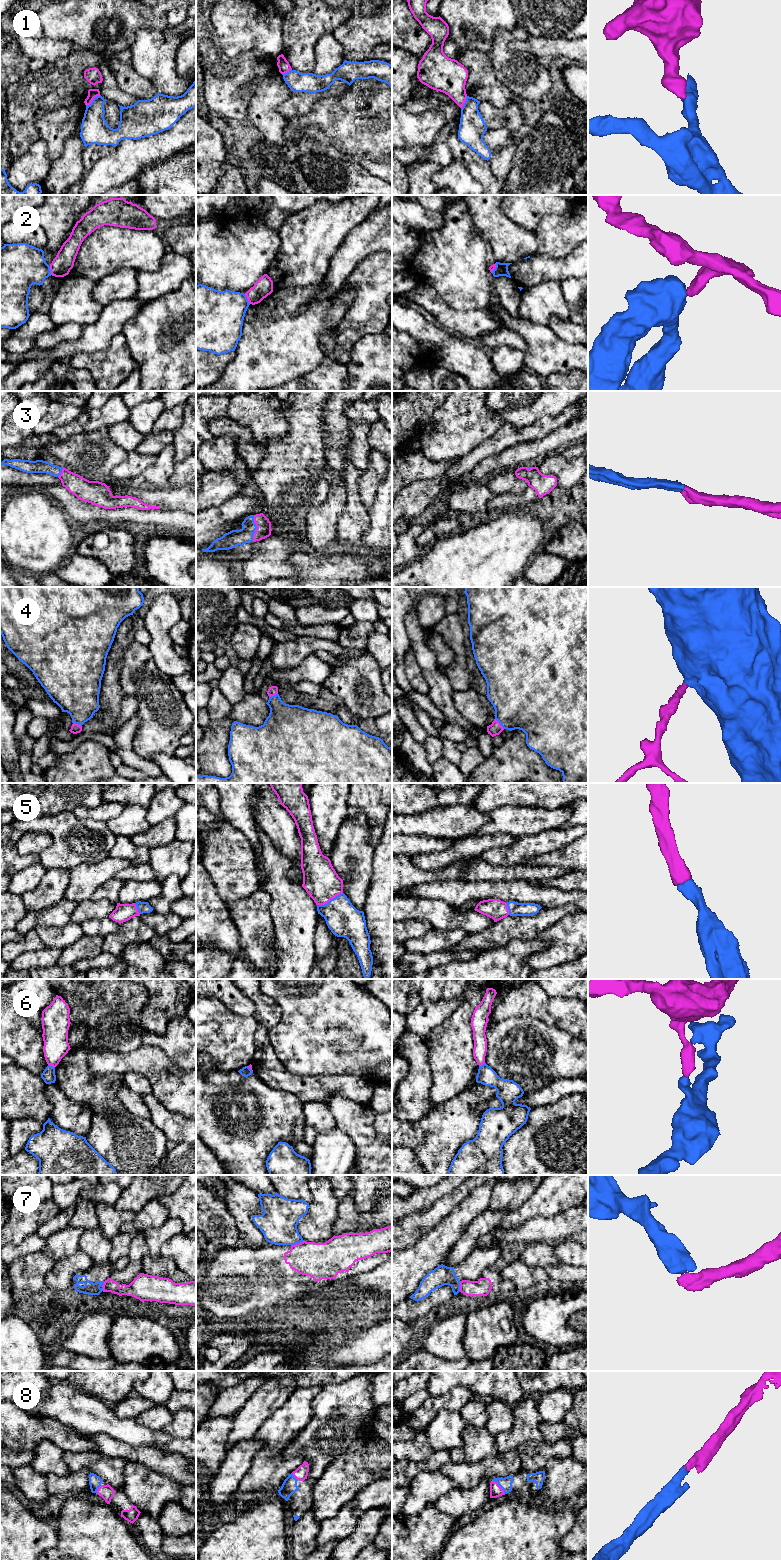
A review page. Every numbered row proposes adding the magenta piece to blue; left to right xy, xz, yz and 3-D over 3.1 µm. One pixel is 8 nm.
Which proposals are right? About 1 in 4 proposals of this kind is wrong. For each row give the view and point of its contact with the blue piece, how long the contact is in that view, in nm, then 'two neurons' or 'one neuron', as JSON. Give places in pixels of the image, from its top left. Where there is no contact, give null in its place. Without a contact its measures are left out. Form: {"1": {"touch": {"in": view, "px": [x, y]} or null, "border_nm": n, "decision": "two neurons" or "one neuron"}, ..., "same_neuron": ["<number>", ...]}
{"1": {"touch": {"in": "xy", "px": [93, 100]}, "border_nm": 150, "decision": "two neurons"}, "2": {"touch": {"in": "xz", "px": [247, 299]}, "border_nm": 100, "decision": "two neurons"}, "3": {"touch": {"in": "xz", "px": [256, 528]}, "border_nm": 220, "decision": "one neuron"}, "4": {"touch": {"in": "yz", "px": [499, 722]}, "border_nm": 120, "decision": "one neuron"}, "5": {"touch": {"in": "xz", "px": [330, 900]}, "border_nm": 240, "decision": "one neuron"}, "6": {"touch": {"in": "xy", "px": [51, 1066]}, "border_nm": 60, "decision": "two neurons"}, "7": {"touch": {"in": "xz", "px": [297, 1243]}, "border_nm": 120, "decision": "two neurons"}, "8": {"touch": {"in": "yz", "px": [499, 1485]}, "border_nm": 160, "decision": "one neuron"}, "same_neuron": ["3", "4", "5", "8"]}

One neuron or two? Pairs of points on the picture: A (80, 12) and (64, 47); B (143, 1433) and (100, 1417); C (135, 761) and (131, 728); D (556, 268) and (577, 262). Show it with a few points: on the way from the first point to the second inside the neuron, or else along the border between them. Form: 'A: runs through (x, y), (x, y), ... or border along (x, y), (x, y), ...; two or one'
A: border along (44, 36), (66, 39), (73, 43); two
B: runs through (132, 1433), (111, 1425); one
C: runs through (127, 753), (127, 736); one
D: runs through (561, 268), (572, 266); one

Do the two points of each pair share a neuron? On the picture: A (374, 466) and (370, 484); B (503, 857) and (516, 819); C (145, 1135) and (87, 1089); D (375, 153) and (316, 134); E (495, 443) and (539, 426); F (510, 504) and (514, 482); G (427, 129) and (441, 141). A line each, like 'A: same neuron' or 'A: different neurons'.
A: same neuron
B: different neurons
C: same neuron
D: different neurons
E: same neuron
F: different neurons
G: different neurons

